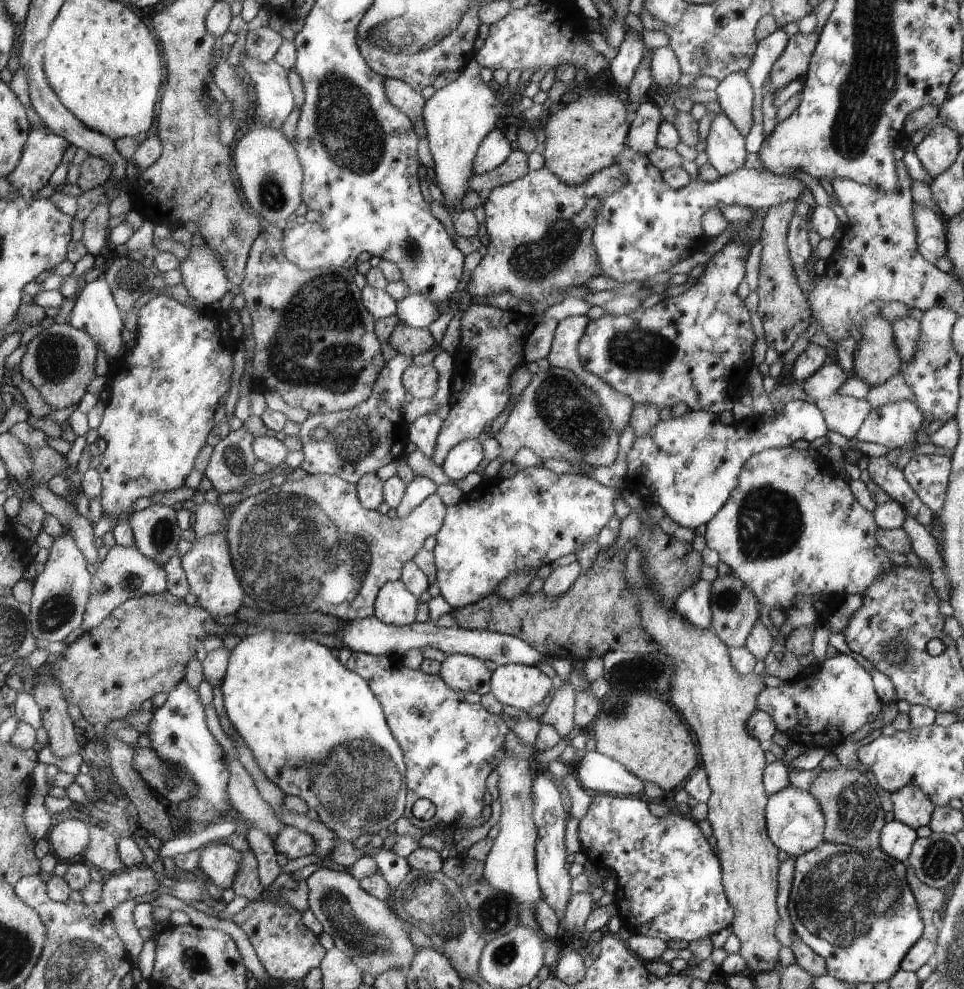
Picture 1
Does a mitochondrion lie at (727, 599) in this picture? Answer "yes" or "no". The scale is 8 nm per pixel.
yes

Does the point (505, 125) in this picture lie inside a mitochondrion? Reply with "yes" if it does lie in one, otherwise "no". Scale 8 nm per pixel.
no

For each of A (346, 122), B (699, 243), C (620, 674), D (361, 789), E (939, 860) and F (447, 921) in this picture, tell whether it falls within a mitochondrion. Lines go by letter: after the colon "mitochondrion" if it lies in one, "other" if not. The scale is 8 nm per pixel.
A: mitochondrion
B: other
C: mitochondrion
D: mitochondrion
E: mitochondrion
F: mitochondrion

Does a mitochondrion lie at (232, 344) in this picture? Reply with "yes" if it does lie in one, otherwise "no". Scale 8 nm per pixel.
no

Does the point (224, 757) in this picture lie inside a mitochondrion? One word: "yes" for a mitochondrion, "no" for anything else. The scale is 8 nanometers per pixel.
no

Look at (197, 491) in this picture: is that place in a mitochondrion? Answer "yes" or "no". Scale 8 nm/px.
no

